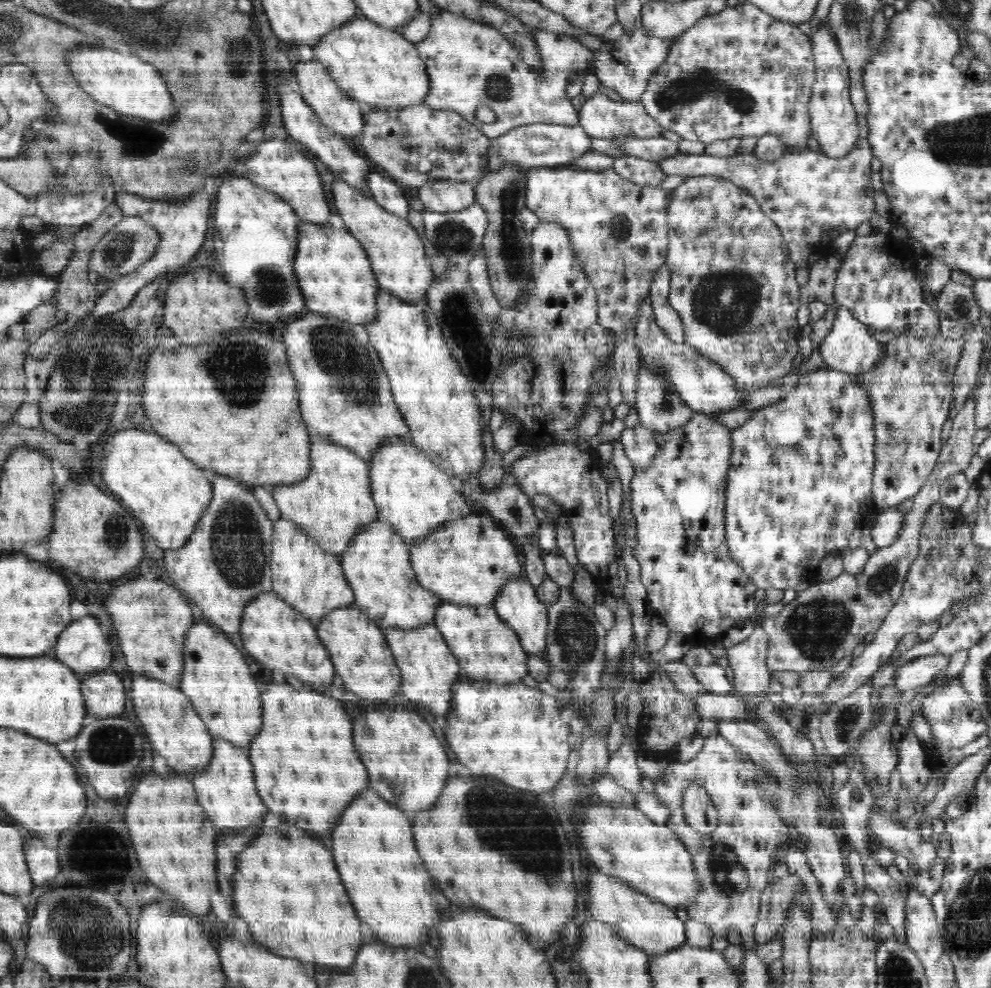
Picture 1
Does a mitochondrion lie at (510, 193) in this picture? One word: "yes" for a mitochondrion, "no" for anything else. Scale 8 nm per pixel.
yes

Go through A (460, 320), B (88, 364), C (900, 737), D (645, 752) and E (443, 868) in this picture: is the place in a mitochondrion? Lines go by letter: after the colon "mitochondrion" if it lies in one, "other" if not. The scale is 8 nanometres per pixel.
A: mitochondrion
B: mitochondrion
C: other
D: other
E: other

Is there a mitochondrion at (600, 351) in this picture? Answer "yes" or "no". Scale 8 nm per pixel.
no

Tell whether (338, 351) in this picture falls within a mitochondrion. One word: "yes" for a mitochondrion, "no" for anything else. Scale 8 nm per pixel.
yes

